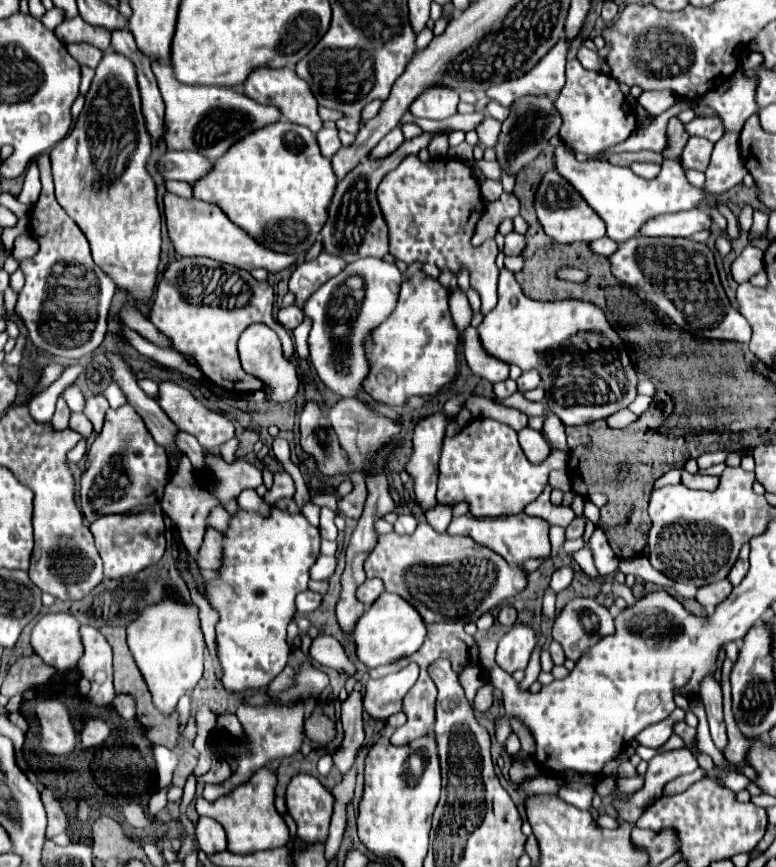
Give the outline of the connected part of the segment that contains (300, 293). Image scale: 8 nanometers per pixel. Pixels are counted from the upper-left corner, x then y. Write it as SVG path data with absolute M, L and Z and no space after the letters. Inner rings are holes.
M324 251L314 261L306 261L298 265L290 277L290 291L294 293L296 303L304 305L304 301L308 301L308 297L320 285L324 285L330 277L338 275L344 267L346 261L340 261L340 257L332 257L330 253Z

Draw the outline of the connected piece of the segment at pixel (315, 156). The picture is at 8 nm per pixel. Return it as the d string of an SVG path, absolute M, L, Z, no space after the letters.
M282 119L234 143L226 155L214 163L214 169L194 183L194 197L220 205L230 221L246 233L252 233L252 237L268 249L288 255L304 255L314 245L324 221L328 219L328 205L336 191L336 183L336 173L332 171L330 159L320 153L316 135L306 127Z

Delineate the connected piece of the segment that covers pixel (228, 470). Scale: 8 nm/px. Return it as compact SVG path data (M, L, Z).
M210 455L208 457L208 471L216 475L218 487L212 491L216 497L220 497L224 509L230 514L239 508L236 498L242 489L256 489L262 485L262 471L246 461L236 461L228 465L220 457Z

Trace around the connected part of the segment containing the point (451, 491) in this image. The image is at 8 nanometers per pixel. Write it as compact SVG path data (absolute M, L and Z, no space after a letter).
M478 417L458 435L444 439L436 499L442 505L466 501L472 515L510 515L532 503L548 485L550 471L566 468L568 460L569 451L553 450L542 463L534 465L526 459L518 443L518 433L510 425Z

